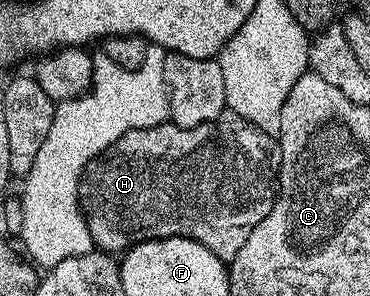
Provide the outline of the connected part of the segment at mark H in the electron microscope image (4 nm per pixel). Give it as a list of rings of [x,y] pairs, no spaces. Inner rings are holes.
[[[232,112],[195,128],[166,124],[128,130],[114,146],[108,146],[86,166],[81,179],[79,201],[93,245],[105,252],[121,252],[152,238],[194,238],[215,252],[215,256],[231,260],[277,201],[280,160],[278,139]]]

